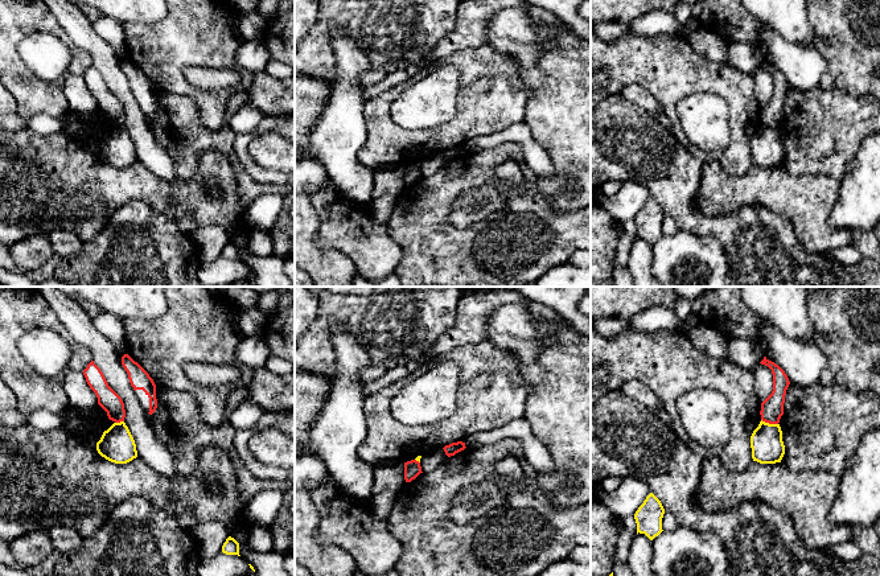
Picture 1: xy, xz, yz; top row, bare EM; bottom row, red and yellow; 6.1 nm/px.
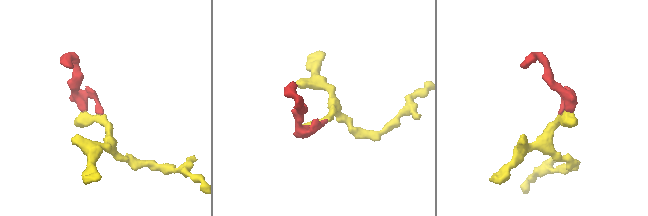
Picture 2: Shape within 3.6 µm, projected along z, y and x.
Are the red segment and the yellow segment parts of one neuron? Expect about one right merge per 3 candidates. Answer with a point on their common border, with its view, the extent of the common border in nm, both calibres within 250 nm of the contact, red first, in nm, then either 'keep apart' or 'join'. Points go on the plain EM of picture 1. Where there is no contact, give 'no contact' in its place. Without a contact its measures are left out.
yz (769, 127) | 110 nm | 140/200 nm | keep apart

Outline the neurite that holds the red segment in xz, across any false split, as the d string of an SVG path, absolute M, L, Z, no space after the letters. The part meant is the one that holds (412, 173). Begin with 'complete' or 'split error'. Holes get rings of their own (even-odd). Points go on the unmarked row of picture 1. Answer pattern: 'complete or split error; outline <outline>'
complete; outline M411 164L404 166L404 184L406 186L411 186L415 184L422 176L420 166L416 164Z

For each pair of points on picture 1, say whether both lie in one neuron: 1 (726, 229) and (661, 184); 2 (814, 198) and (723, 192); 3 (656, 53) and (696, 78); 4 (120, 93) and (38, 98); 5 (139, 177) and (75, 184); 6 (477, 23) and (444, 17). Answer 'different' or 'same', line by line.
1: same
2: same
3: same
4: different
5: same
6: different

